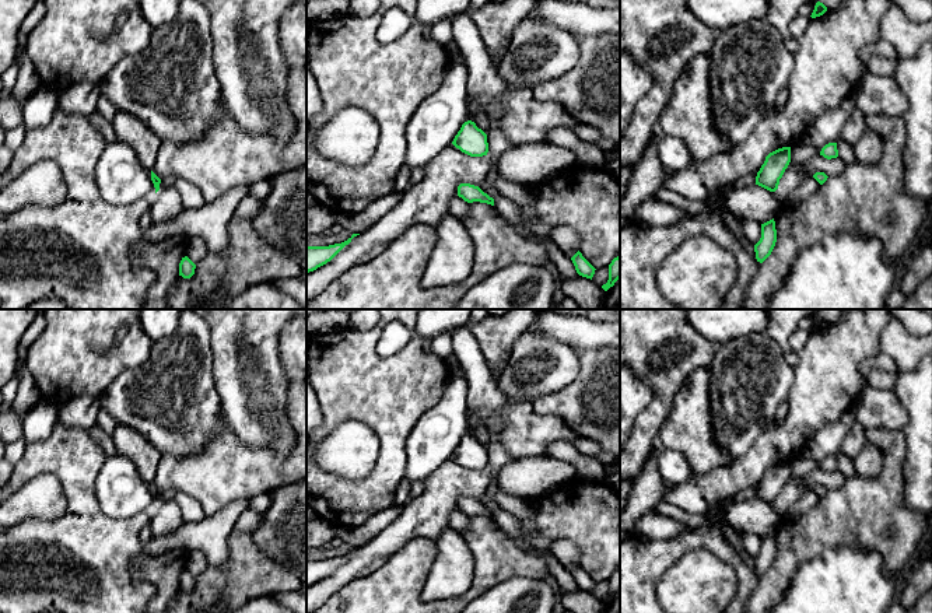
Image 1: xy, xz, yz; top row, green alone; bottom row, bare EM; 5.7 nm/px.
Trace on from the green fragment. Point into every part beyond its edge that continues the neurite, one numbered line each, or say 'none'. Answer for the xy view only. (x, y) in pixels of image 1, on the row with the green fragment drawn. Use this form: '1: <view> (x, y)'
none

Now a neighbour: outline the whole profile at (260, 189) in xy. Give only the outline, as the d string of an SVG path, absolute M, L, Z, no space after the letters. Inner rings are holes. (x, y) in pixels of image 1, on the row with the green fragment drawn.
M267 179L259 181L249 186L249 195L263 202L269 196L270 190L271 190L271 183Z

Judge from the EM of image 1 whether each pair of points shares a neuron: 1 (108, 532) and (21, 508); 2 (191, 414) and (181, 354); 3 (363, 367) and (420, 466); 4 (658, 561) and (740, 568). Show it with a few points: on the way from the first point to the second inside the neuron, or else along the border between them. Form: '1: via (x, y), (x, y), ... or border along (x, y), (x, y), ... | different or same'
1: border along (63, 487), (66, 508), (58, 518), (25, 519) | different
2: via (181, 399), (181, 370) | same
3: border along (424, 413), (407, 437), (406, 470), (403, 473) | different
4: via (679, 545), (685, 542), (717, 542), (722, 547) | same

